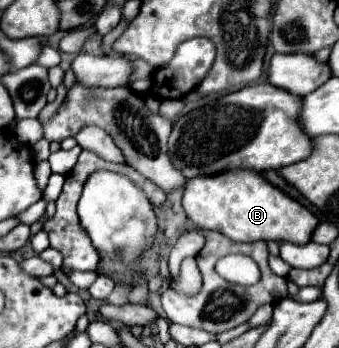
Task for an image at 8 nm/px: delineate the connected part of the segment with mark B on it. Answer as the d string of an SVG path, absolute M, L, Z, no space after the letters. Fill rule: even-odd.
M230 170L218 176L196 176L184 186L184 212L196 228L216 230L234 242L258 242L258 240L290 240L294 244L308 244L314 228L320 220L300 202L282 194L268 184L254 170Z

